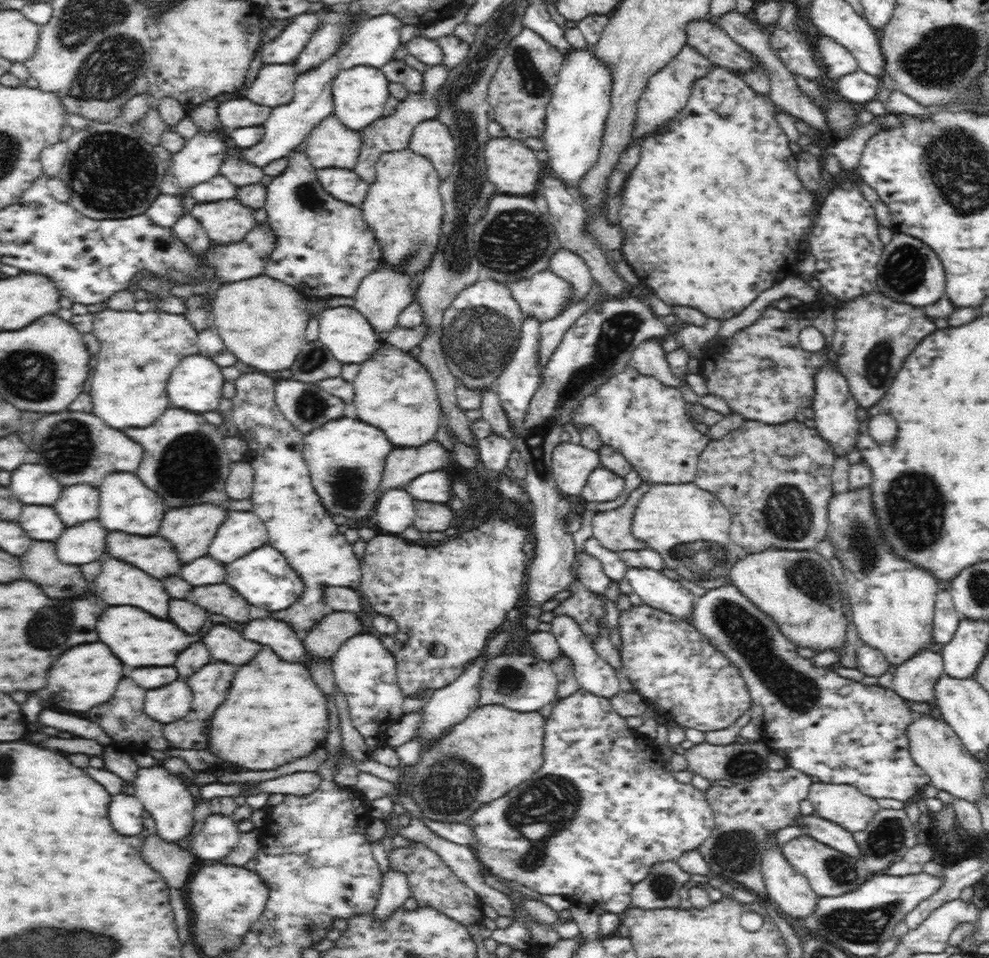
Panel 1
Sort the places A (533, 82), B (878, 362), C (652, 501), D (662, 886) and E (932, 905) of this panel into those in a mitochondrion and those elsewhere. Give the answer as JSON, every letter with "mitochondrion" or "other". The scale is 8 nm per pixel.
{"A":"mitochondrion","B":"mitochondrion","C":"other","D":"mitochondrion","E":"other"}

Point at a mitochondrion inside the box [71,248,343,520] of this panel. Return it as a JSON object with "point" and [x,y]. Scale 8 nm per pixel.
{"point":[189,467]}

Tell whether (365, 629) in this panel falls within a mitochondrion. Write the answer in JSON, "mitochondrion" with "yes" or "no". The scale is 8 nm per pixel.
{"mitochondrion":"no"}

